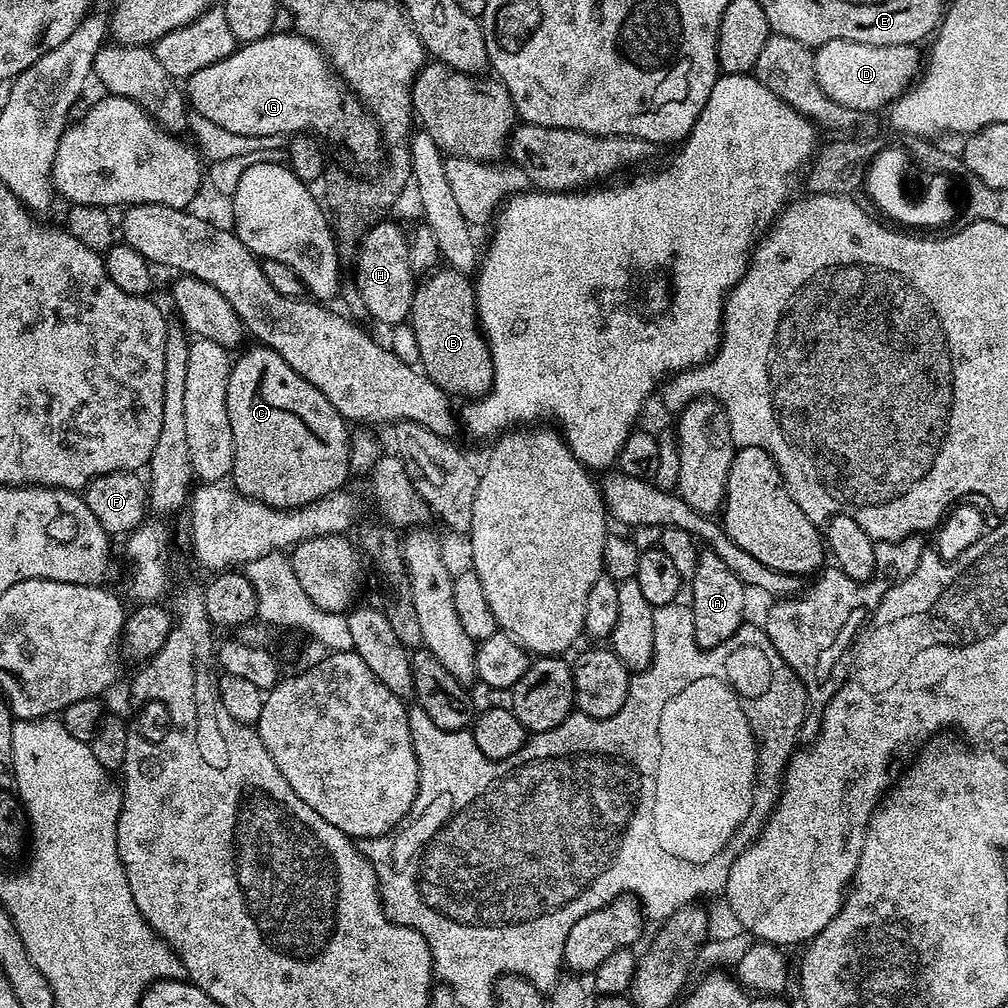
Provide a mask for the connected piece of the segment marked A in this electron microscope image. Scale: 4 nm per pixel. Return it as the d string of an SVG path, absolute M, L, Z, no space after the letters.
M704 550L700 552L698 562L694 566L694 578L690 582L692 600L690 607L694 618L694 638L700 648L713 648L726 638L730 638L745 623L744 595L746 589L742 582L718 558L718 554Z

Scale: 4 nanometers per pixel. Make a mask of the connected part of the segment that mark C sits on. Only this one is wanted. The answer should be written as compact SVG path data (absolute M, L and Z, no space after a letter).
M263 346L252 347L256 348L248 348L240 357L237 355L233 359L230 386L226 386L226 410L230 414L230 430L234 434L234 466L230 477L231 483L242 495L262 502L271 508L301 508L318 498L330 495L331 492L341 491L347 485L344 483L347 482L348 476L350 477L348 467L349 425L344 417L338 414L338 410L334 410L334 406L330 406L330 402L326 402L326 394L322 394L322 390L318 390L318 386L310 386L310 382L306 382L306 378L302 378L302 374L294 374L294 370L290 370L290 366L286 366L282 354Z

